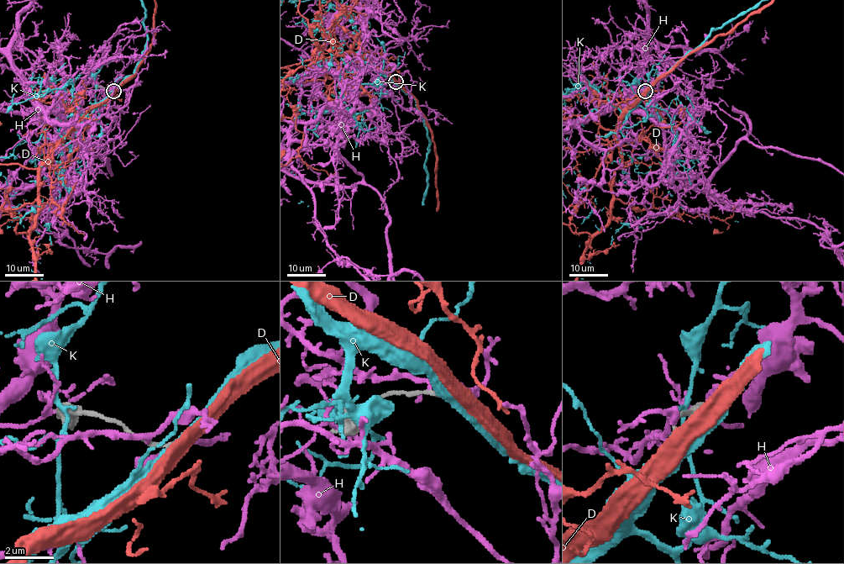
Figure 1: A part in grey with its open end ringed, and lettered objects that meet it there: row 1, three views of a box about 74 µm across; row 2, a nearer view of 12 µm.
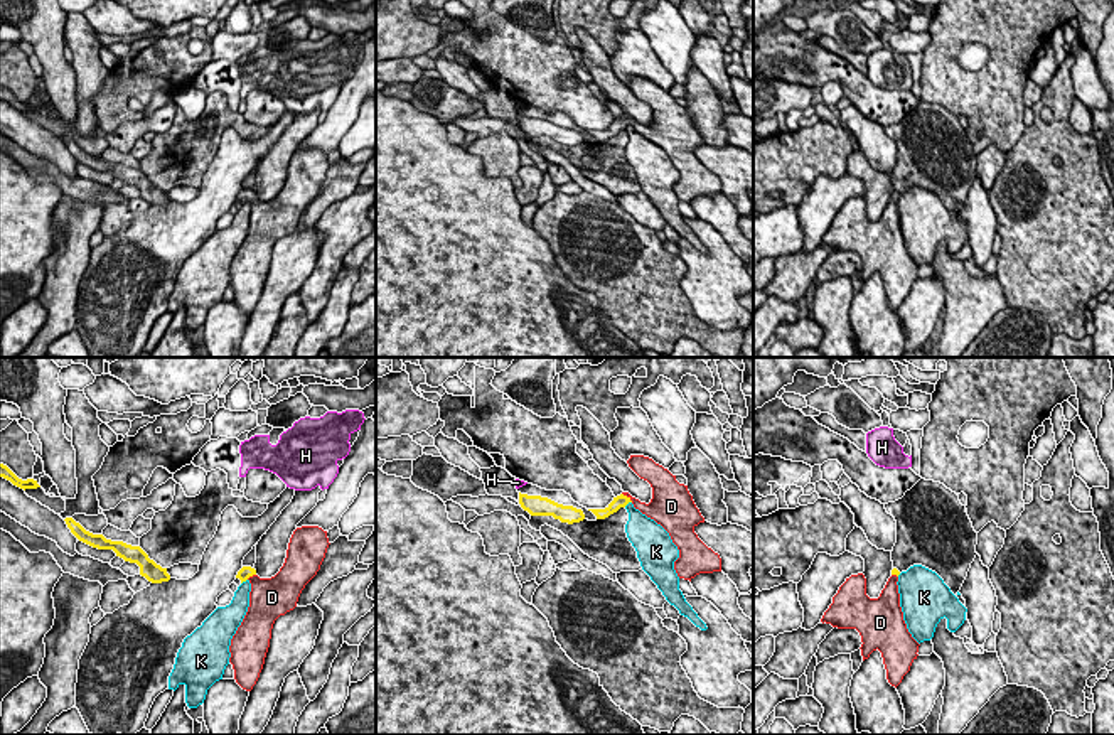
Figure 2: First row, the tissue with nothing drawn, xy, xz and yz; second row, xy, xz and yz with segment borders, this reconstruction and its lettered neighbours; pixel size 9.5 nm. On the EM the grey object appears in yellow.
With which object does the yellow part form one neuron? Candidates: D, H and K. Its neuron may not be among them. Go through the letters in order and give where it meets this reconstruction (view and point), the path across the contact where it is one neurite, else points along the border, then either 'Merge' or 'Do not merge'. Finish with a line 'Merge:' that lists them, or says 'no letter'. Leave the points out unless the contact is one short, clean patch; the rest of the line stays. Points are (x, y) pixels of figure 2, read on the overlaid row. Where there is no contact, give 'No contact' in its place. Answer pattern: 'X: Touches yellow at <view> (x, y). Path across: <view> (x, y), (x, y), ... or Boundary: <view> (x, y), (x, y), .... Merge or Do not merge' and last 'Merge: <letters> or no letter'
D: Touches yellow at xz (626, 496). Path across: xz (621, 501), (626, 496), (648, 509). Merge
H: No contact. Do not merge
K: Touches yellow at xz (627, 503). Boundary: xz (631, 501), (624, 506). Do not merge
Merge: D

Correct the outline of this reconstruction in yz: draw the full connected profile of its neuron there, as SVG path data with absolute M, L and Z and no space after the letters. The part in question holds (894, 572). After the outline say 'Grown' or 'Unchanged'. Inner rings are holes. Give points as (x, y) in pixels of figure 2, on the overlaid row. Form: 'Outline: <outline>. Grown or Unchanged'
Outline: M893 568L878 598L866 595L863 573L851 575L839 587L821 619L822 624L826 622L838 629L856 629L863 642L860 647L863 661L878 649L886 669L886 679L895 688L910 671L920 646L903 620L897 585L898 575L900 571Z. Grown

